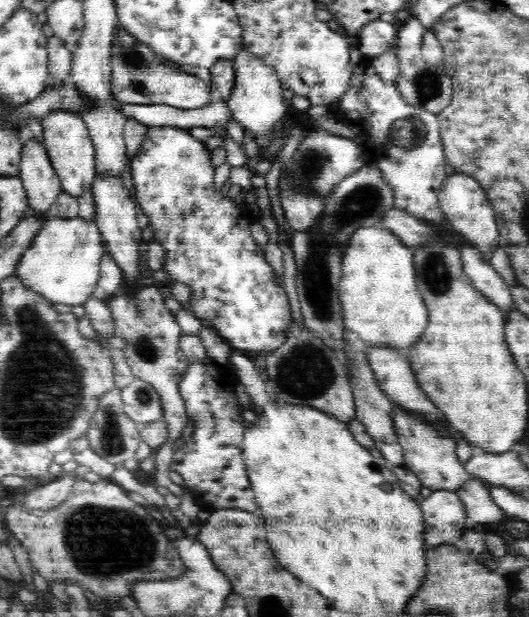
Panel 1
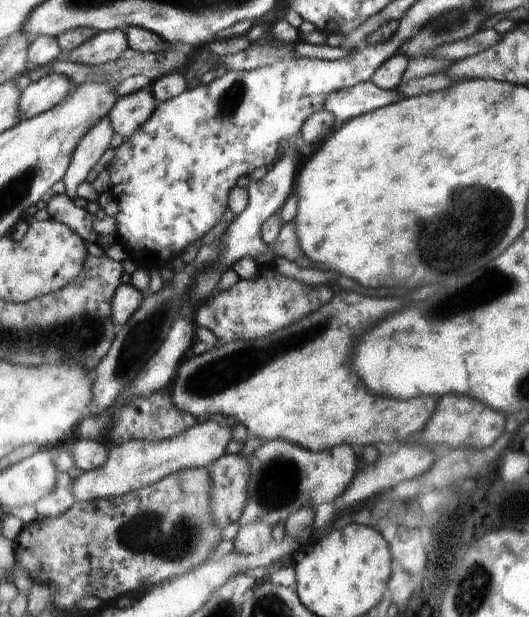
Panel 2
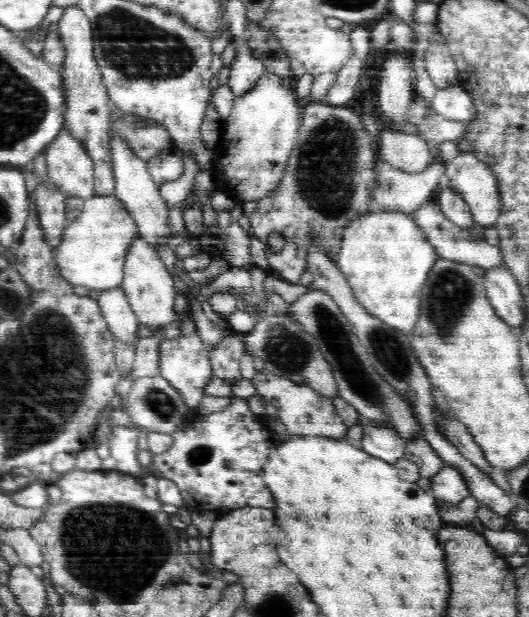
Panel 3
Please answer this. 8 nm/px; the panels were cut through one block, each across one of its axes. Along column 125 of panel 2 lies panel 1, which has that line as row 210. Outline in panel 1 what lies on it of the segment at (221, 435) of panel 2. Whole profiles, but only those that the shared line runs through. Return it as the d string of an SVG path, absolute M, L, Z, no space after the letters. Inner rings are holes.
M464 173L450 175L442 186L439 194L439 207L444 213L448 224L462 234L464 239L480 249L485 255L489 255L499 244L499 232L496 226L492 202L486 197L485 190L479 180Z

